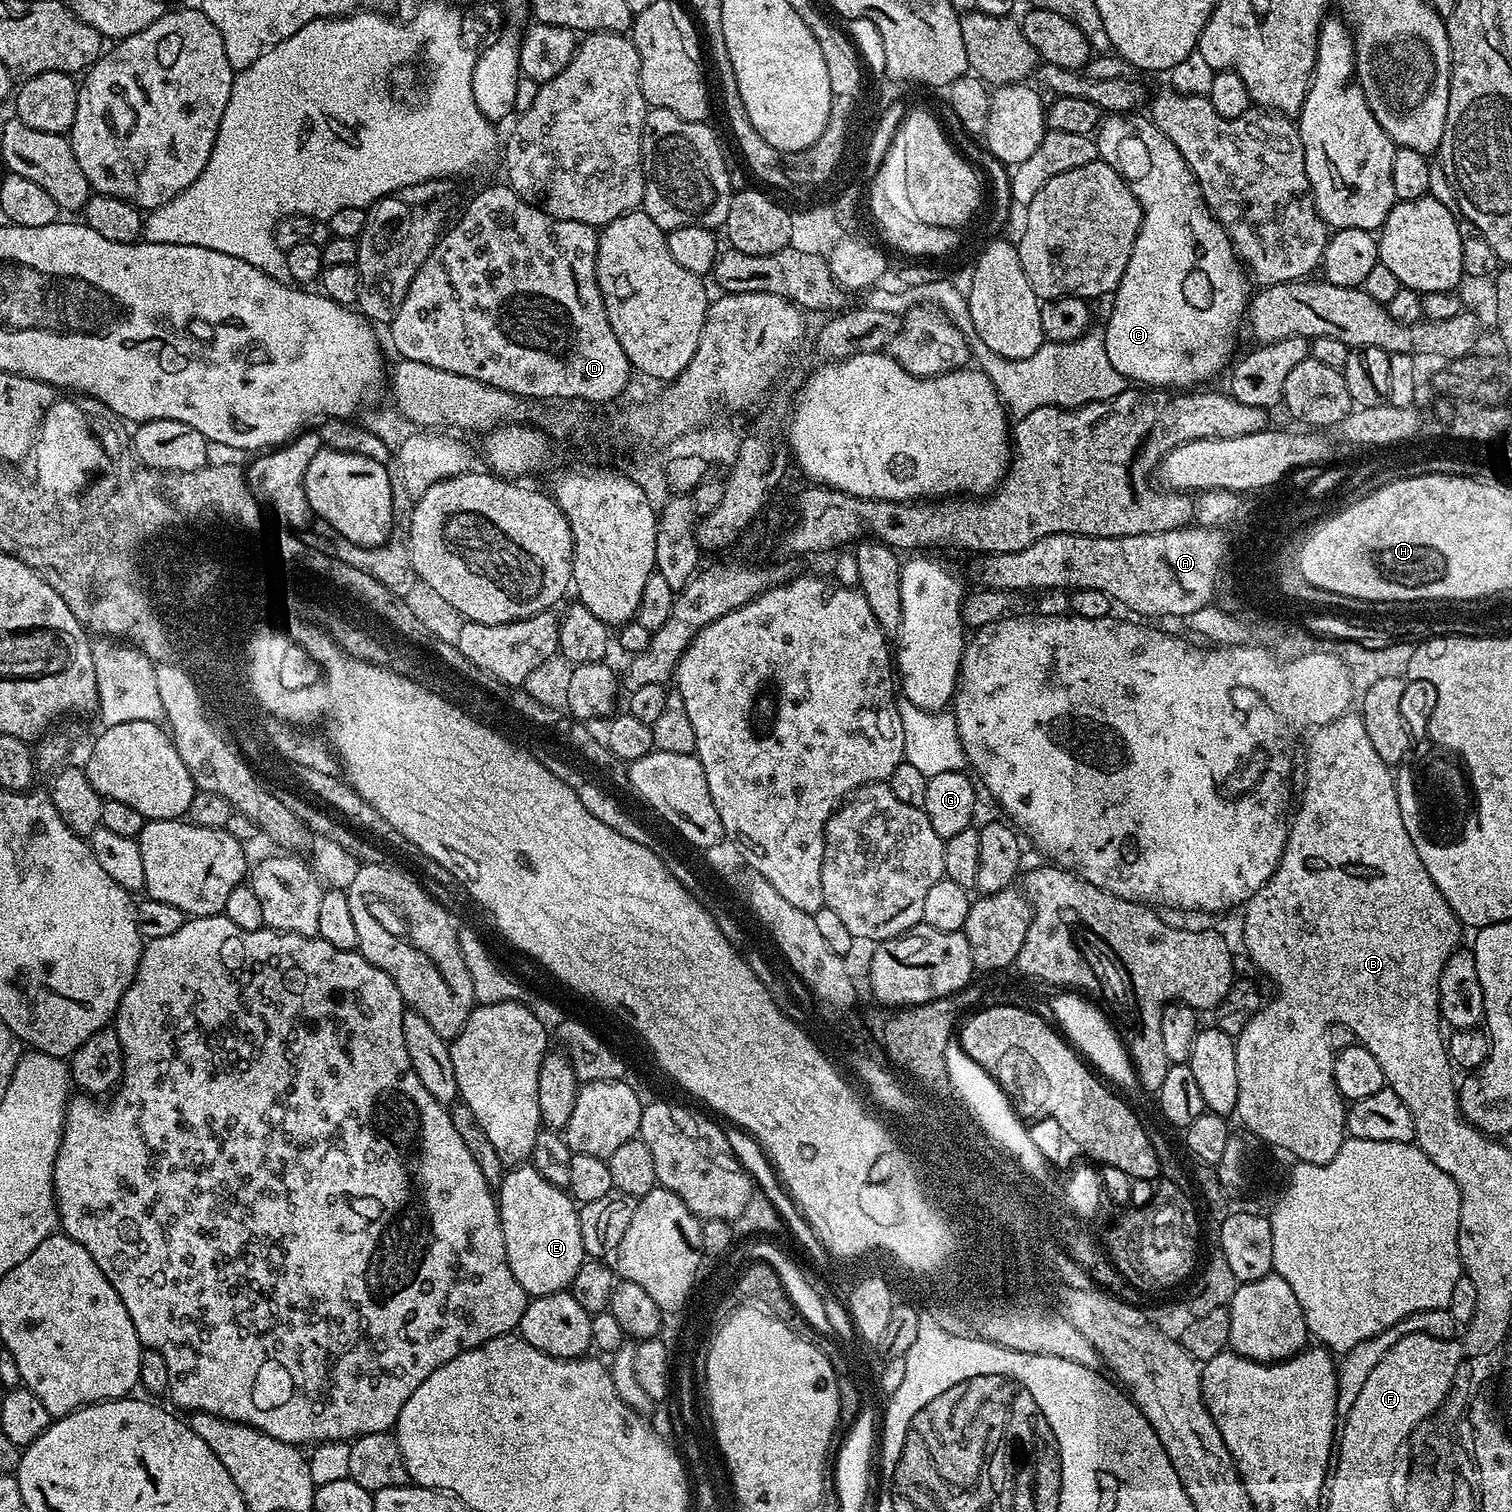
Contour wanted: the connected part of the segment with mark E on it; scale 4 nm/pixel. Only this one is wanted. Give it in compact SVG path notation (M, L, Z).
M525 1162L505 1171L498 1189L498 1207L502 1238L506 1238L506 1258L514 1278L518 1278L518 1286L522 1286L522 1290L532 1298L565 1291L571 1285L574 1274L578 1274L578 1266L582 1266L586 1258L576 1201L565 1189L542 1178L542 1174L538 1174L538 1170L531 1163Z

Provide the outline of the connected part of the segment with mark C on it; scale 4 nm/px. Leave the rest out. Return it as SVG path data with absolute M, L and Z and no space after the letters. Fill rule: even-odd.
M1124 114L1109 115L1101 123L1098 131L1095 133L1094 139L1099 159L1109 164L1123 180L1128 181L1128 189L1136 195L1136 201L1140 203L1142 213L1140 229L1136 235L1132 253L1130 254L1130 262L1126 262L1126 270L1122 274L1119 286L1111 297L1110 303L1112 303L1112 309L1108 312L1108 325L1103 325L1102 328L1104 341L1106 342L1106 354L1110 357L1110 366L1114 366L1114 370L1118 370L1118 374L1122 374L1125 381L1132 382L1132 380L1137 380L1140 383L1137 385L1140 386L1155 386L1160 390L1188 390L1193 386L1203 385L1200 384L1203 380L1214 379L1224 367L1226 367L1225 369L1229 367L1230 361L1233 359L1232 335L1235 334L1236 327L1242 324L1242 321L1245 319L1246 309L1250 303L1250 291L1248 292L1250 281L1245 269L1242 267L1236 251L1232 249L1232 243L1226 234L1226 230L1219 224L1211 210L1206 206L1206 202L1200 193L1198 182L1190 170L1190 166L1186 166L1186 162L1182 158L1182 154L1178 154L1174 142L1170 142L1170 138L1166 138L1162 132L1159 132L1151 119L1144 117L1143 120L1140 114L1133 115L1131 118Z

